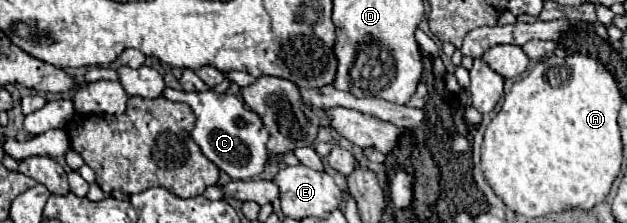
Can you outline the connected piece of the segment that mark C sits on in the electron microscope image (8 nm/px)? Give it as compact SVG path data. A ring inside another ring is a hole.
M213 90L207 92L187 92L191 94L191 102L187 102L195 116L195 128L191 132L193 140L201 146L203 154L223 172L227 172L233 180L255 178L263 172L269 162L267 140L269 132L259 114L251 112L245 102L233 94L217 94Z

